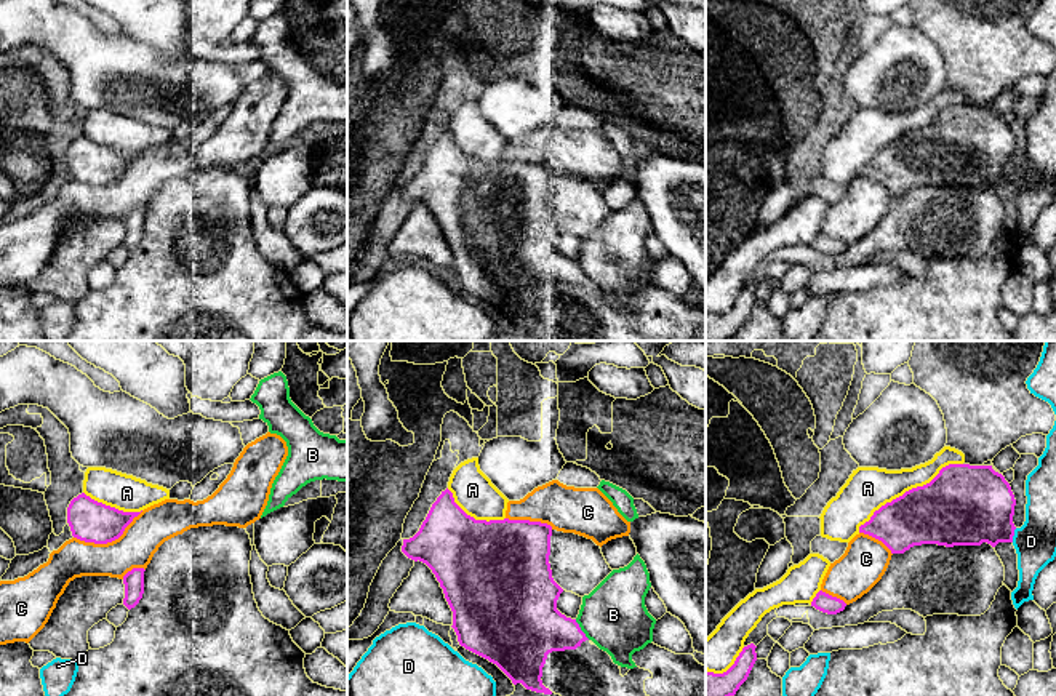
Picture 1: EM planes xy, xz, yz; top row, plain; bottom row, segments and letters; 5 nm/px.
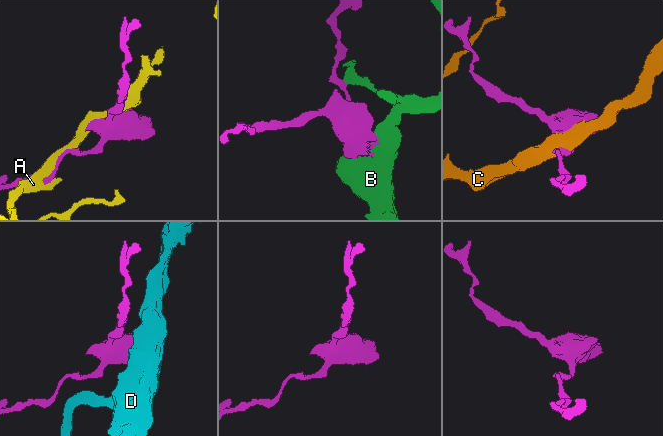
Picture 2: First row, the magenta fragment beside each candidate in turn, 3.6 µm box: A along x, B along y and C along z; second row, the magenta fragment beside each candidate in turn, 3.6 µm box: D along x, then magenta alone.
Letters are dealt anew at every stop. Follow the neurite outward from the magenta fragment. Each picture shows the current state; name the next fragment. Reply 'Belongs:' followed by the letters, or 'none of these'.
Belongs: none of these

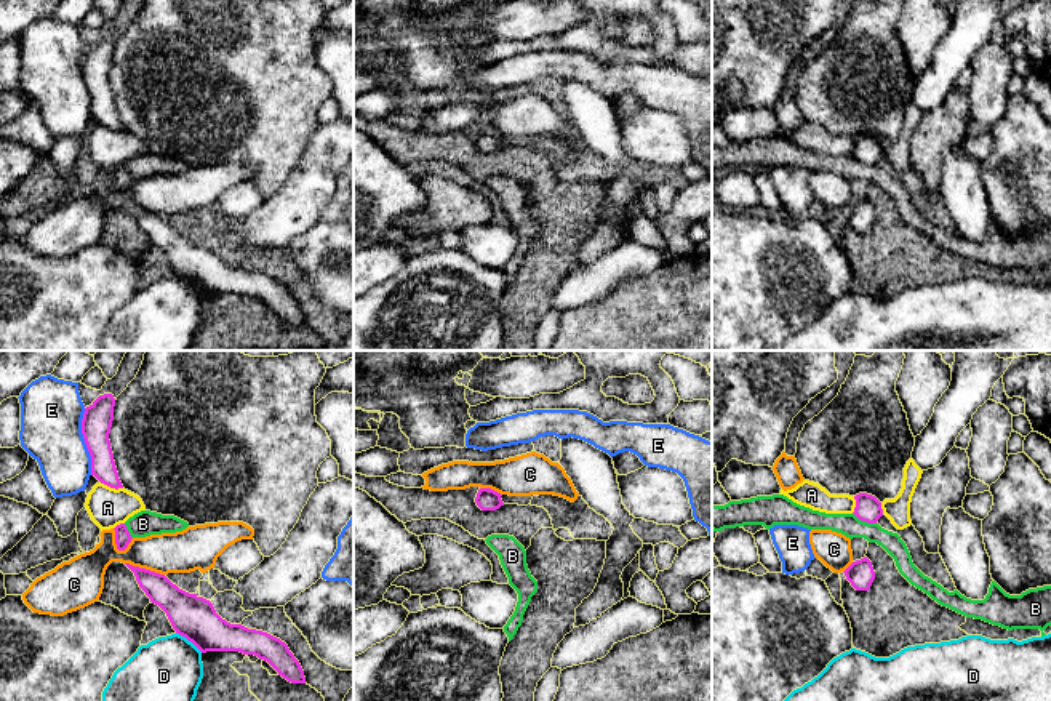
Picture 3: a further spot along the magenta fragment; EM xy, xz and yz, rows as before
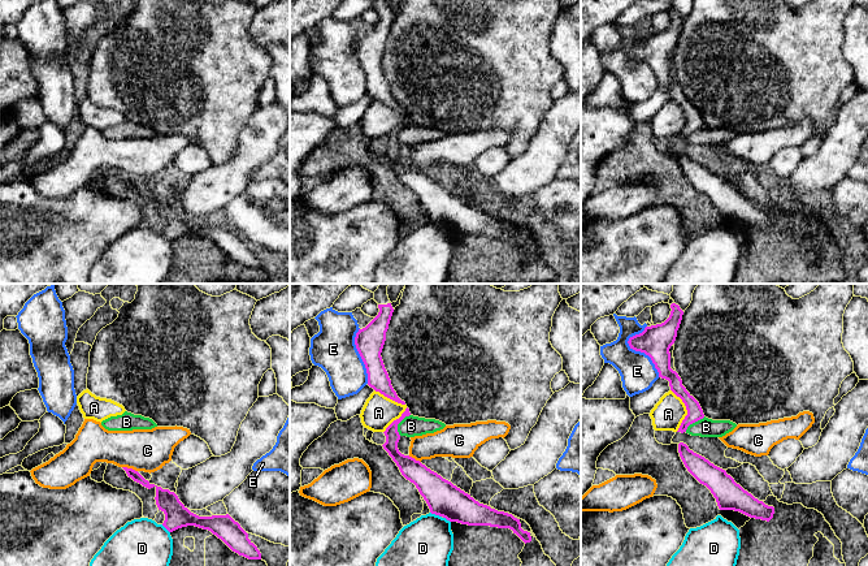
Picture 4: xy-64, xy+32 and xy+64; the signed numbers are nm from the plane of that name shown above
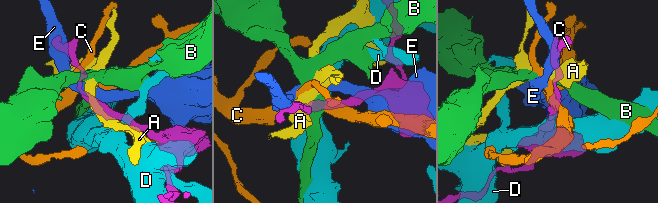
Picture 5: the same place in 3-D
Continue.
Belongs: none of these

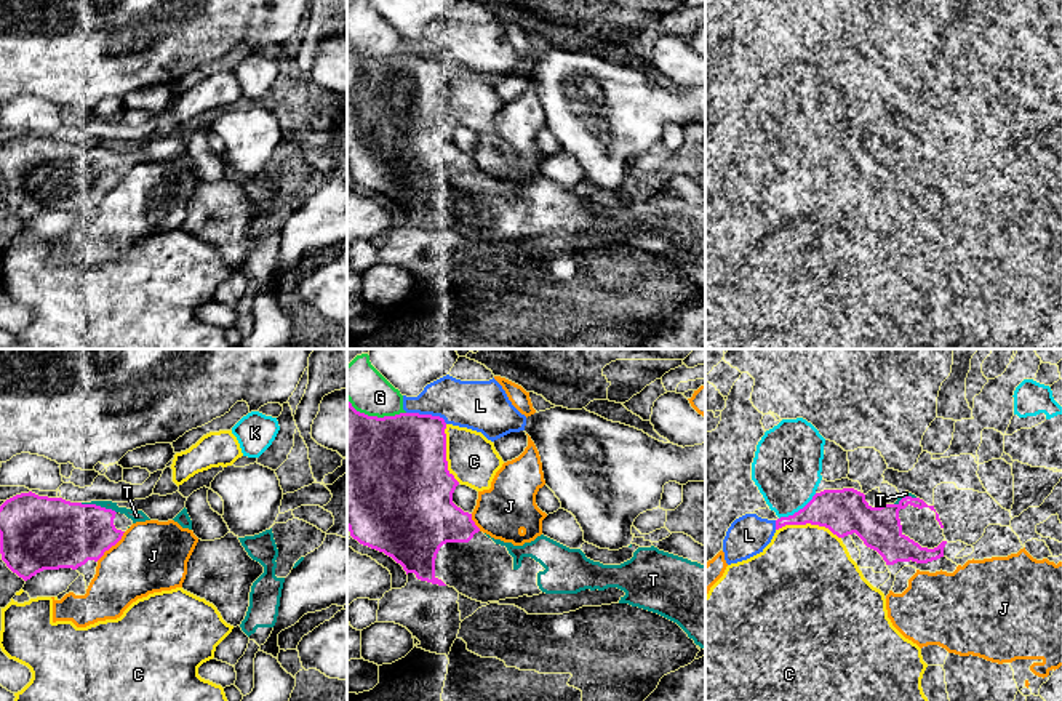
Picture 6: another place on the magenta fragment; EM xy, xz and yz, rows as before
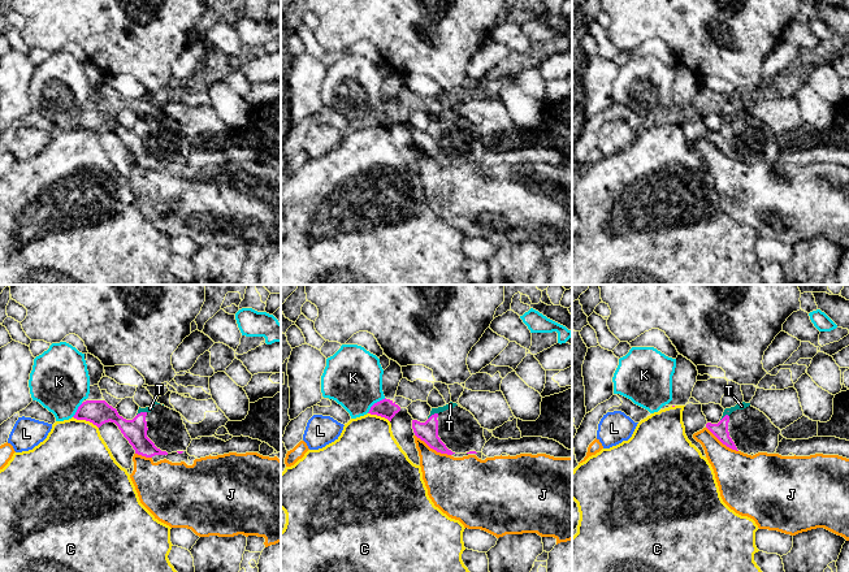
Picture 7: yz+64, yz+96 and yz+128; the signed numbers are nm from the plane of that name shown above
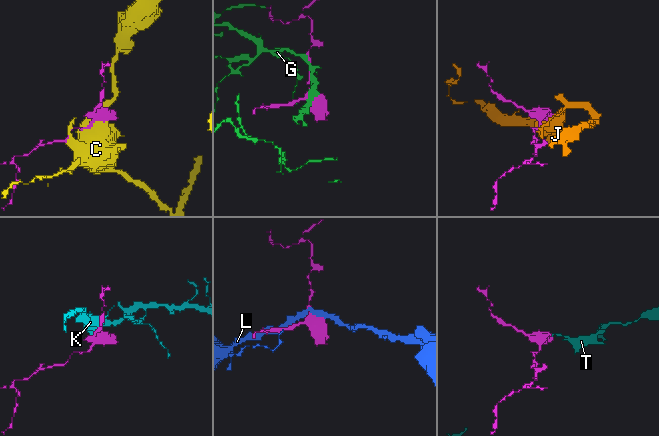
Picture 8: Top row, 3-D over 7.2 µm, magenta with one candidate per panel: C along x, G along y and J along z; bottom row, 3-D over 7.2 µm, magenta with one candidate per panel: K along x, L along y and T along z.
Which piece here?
Belongs: T

